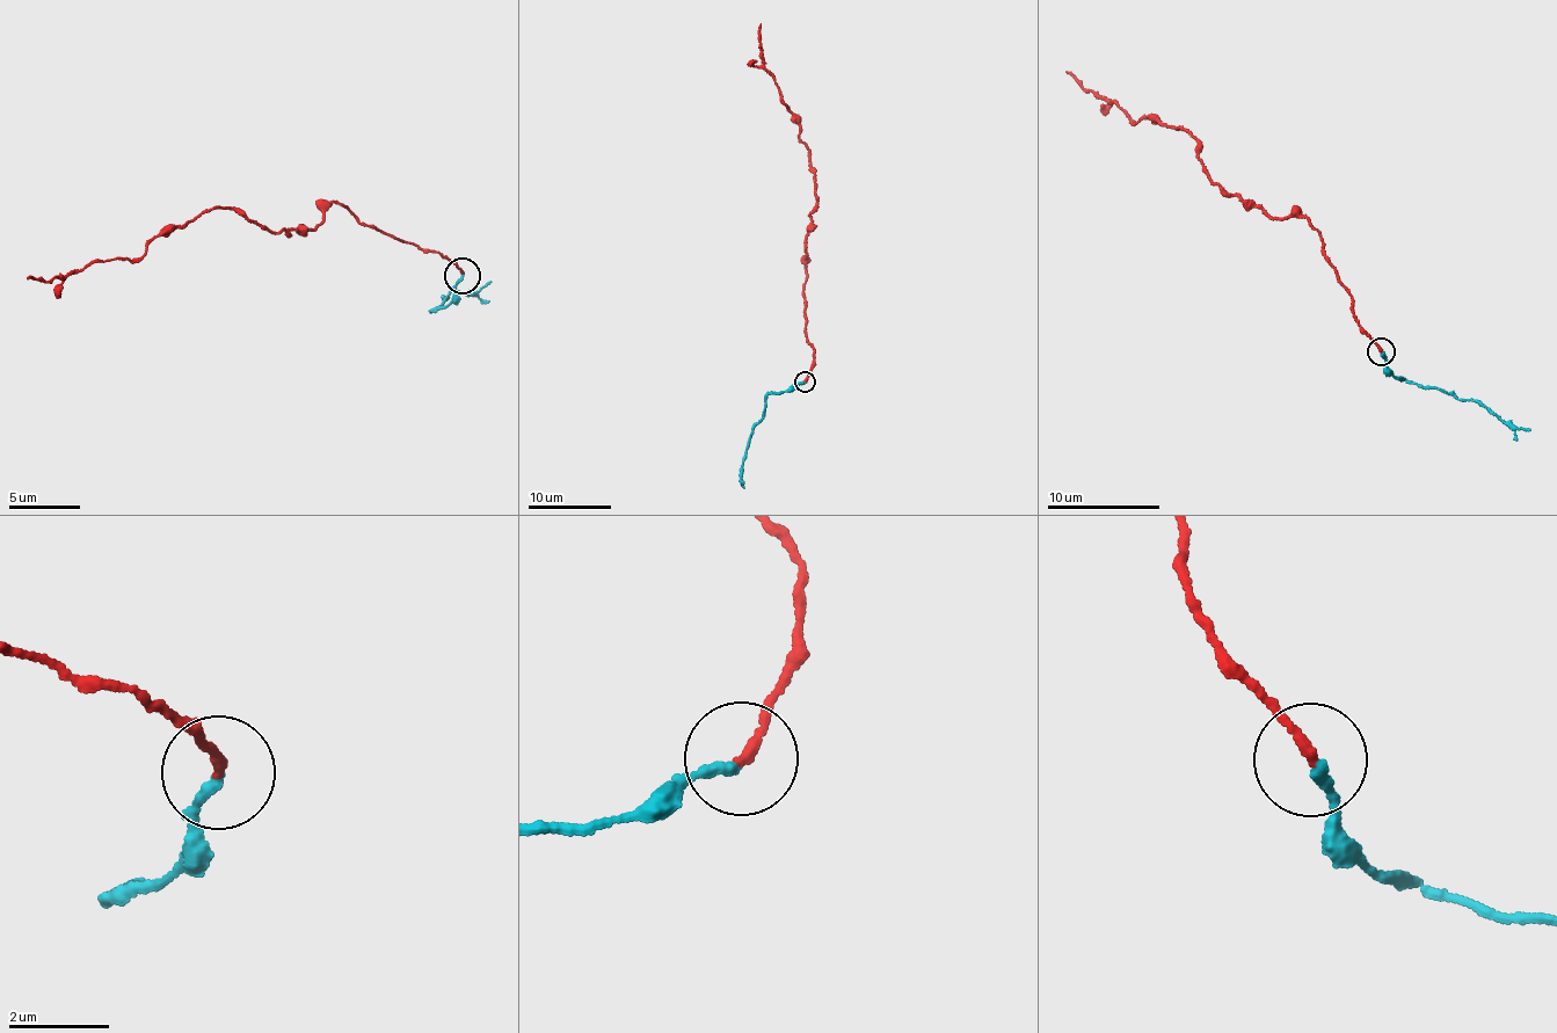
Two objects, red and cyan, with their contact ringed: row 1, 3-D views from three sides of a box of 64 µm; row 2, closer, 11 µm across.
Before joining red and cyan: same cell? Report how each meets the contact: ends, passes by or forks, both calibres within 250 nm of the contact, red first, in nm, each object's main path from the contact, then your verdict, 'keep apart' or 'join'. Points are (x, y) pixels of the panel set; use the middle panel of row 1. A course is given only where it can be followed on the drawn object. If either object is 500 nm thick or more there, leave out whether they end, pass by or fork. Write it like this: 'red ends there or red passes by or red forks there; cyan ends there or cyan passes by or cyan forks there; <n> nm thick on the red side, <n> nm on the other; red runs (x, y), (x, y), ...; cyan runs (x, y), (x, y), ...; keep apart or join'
red ends there; cyan ends there; 200 nm thick on the red side, 200 nm on the other; red runs (804, 382), (814, 358), (805, 327), (805, 271), (809, 213), (817, 196), (800, 125), (764, 66), (761, 24); cyan runs (804, 382), (766, 395), (764, 419), (752, 428), (748, 443), (742, 473), (744, 488); join

